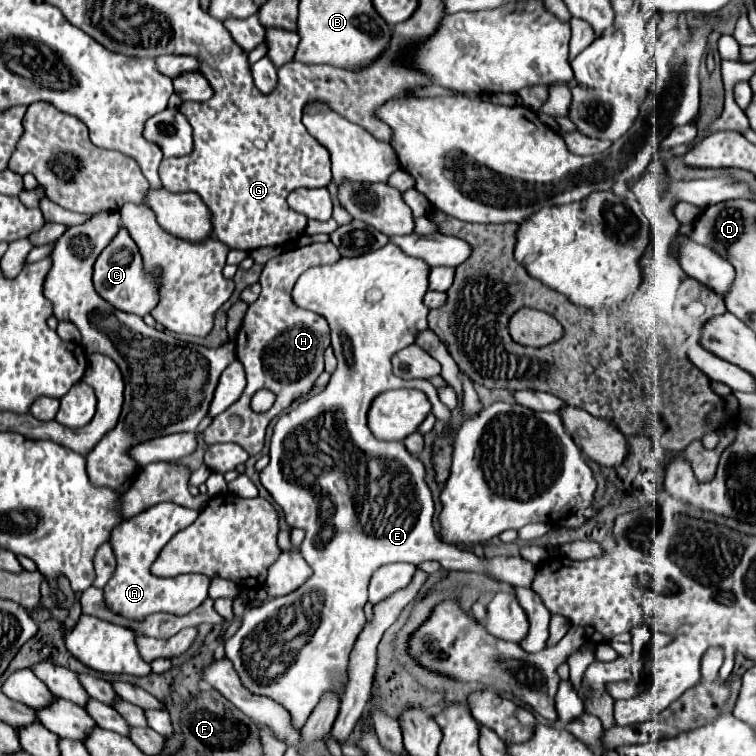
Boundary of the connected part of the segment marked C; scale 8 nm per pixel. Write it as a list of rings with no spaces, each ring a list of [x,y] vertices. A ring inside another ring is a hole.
[[[120,228],[120,232],[114,236],[114,240],[98,256],[98,260],[94,264],[94,288],[114,308],[120,308],[122,312],[136,314],[140,318],[156,308],[156,304],[158,304],[158,276],[152,278],[152,276],[144,274],[140,252],[126,228]]]

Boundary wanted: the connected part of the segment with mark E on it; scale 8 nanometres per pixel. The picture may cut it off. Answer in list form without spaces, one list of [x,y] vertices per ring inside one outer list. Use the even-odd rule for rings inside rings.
[[[386,244],[374,252],[368,252],[366,256],[340,258],[336,264],[314,266],[298,278],[292,290],[294,304],[326,318],[332,330],[332,348],[338,358],[338,368],[320,394],[304,400],[298,408],[280,416],[270,442],[270,462],[260,472],[260,482],[282,508],[286,524],[306,532],[306,538],[300,544],[300,552],[310,568],[314,568],[314,576],[302,588],[298,588],[298,592],[272,598],[264,602],[262,608],[246,610],[236,634],[226,640],[226,656],[234,664],[234,670],[238,672],[244,688],[280,704],[290,714],[292,726],[296,730],[306,724],[322,694],[344,694],[348,680],[348,656],[362,628],[366,626],[364,604],[368,582],[380,566],[392,562],[410,562],[418,566],[426,560],[434,560],[440,562],[440,566],[446,570],[490,574],[502,582],[510,582],[522,588],[532,588],[536,576],[534,564],[524,558],[500,556],[488,560],[460,550],[458,546],[442,544],[432,528],[434,502],[424,482],[422,462],[410,456],[400,442],[382,442],[370,434],[366,416],[372,400],[378,394],[394,388],[416,388],[426,392],[426,398],[432,404],[432,414],[438,420],[451,423],[451,412],[440,402],[436,388],[424,380],[396,378],[388,360],[388,350],[402,350],[414,344],[420,332],[428,330],[428,308],[422,304],[422,298],[428,290],[428,270],[428,264],[422,264],[422,260],[414,260],[400,252],[400,248],[394,248],[394,244]]]

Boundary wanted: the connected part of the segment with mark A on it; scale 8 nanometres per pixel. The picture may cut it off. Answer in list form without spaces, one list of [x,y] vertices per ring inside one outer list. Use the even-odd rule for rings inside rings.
[[[156,504],[146,512],[124,520],[118,528],[114,528],[114,536],[110,540],[118,566],[114,576],[104,588],[106,606],[116,614],[126,618],[142,620],[154,612],[168,612],[168,614],[188,614],[196,606],[200,606],[208,598],[210,580],[202,574],[182,574],[178,578],[158,578],[150,572],[150,566],[158,558],[158,552],[164,548],[168,540],[190,526],[198,518],[198,512],[188,508],[178,508],[178,504]]]

